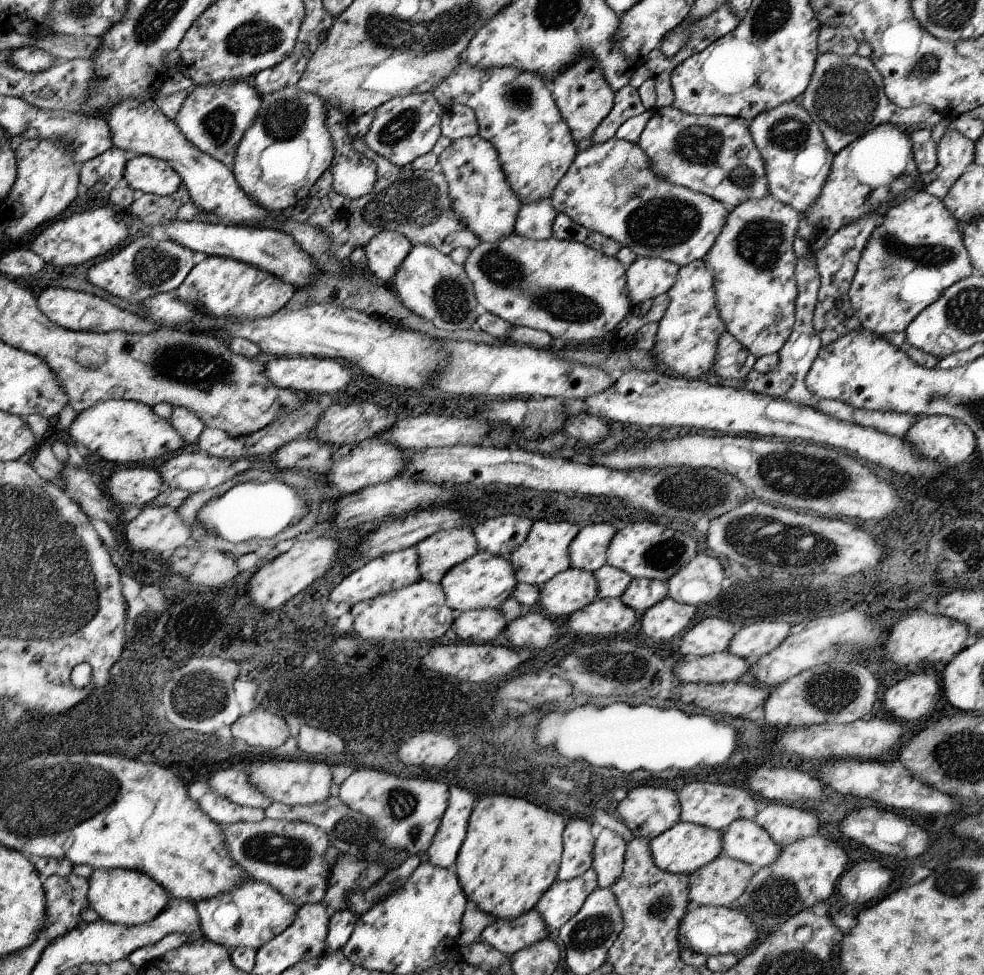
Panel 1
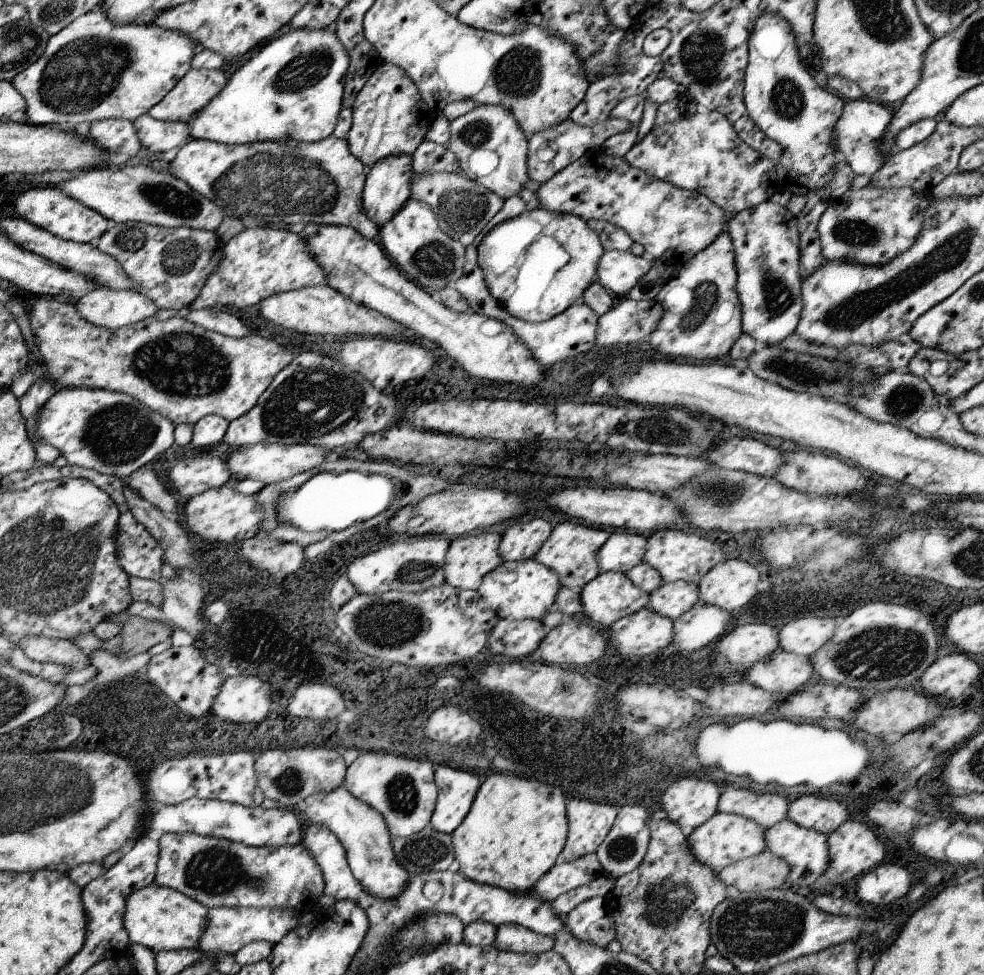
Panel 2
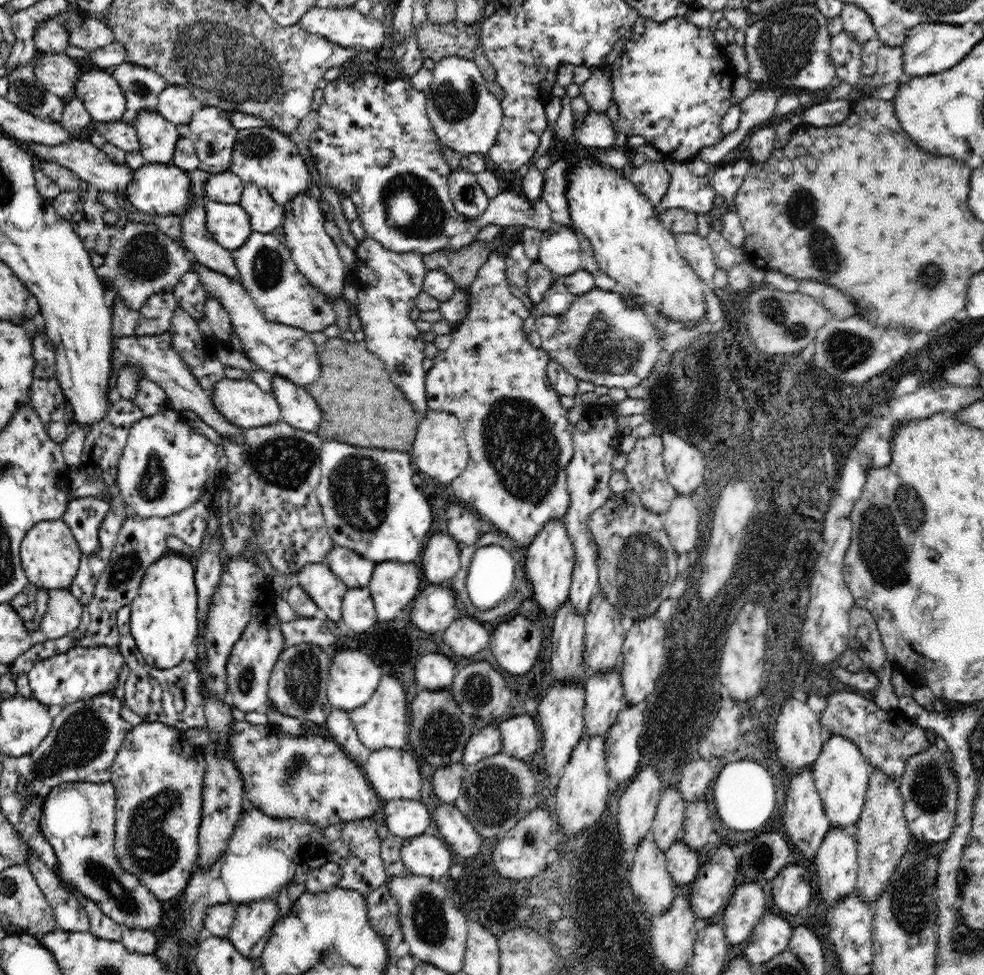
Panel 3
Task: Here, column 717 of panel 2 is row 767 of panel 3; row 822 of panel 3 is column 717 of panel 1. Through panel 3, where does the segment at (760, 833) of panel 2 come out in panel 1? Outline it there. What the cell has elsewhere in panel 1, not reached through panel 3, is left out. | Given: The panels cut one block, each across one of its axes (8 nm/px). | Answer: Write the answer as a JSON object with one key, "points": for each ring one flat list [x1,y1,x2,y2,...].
{"points":[[675,822,669,830,659,834,657,838,649,840,649,852,651,852,653,864,657,868,661,868,669,874,689,876,691,872,697,872,697,868,703,868,705,864,715,860,719,854,723,854,721,836,723,836,723,832,719,832,719,830,709,830,709,828,697,826,697,824]]}

